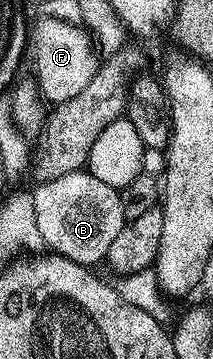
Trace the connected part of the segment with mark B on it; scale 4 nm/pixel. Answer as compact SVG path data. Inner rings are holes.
M87 169L72 171L63 177L46 179L36 184L31 194L35 201L35 225L39 225L39 237L42 244L52 254L62 255L65 259L75 261L79 265L92 268L93 263L101 263L105 258L107 249L111 249L111 241L119 237L119 233L125 228L125 210L121 204L121 191L105 182L99 181L99 177L92 175Z

